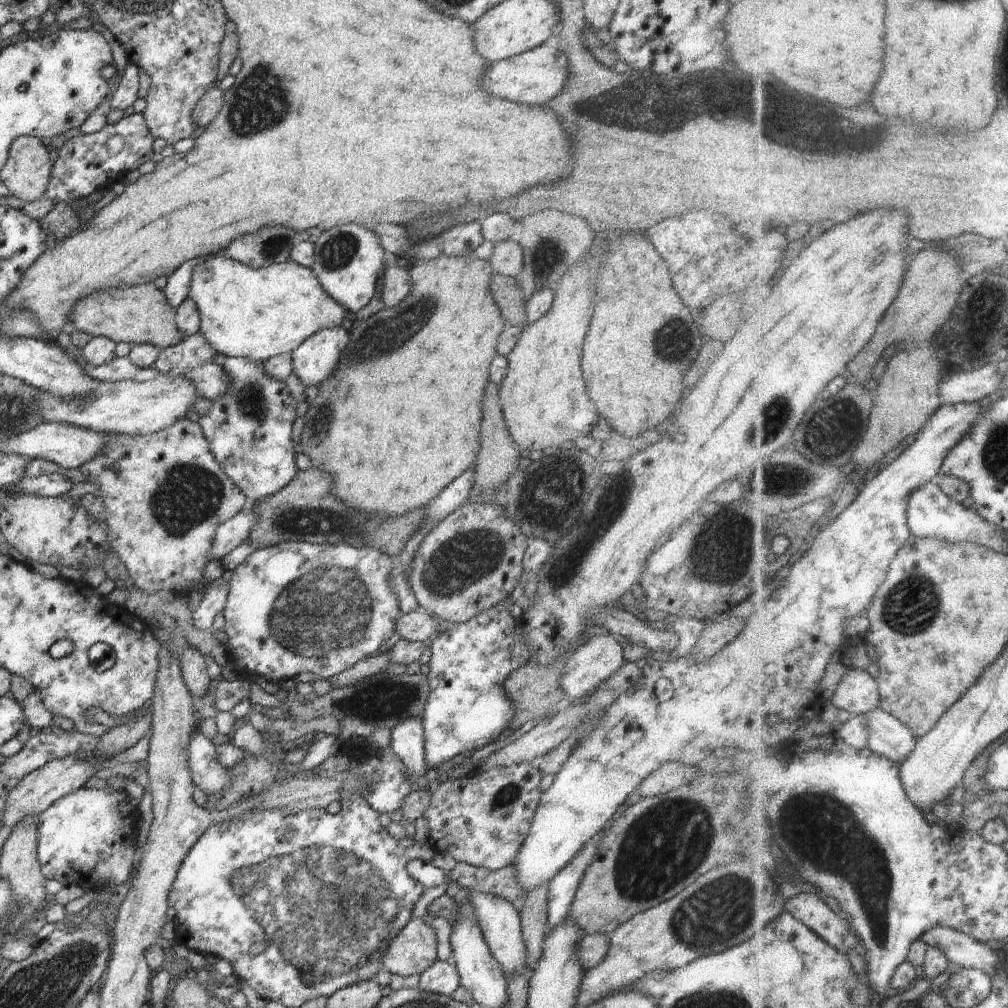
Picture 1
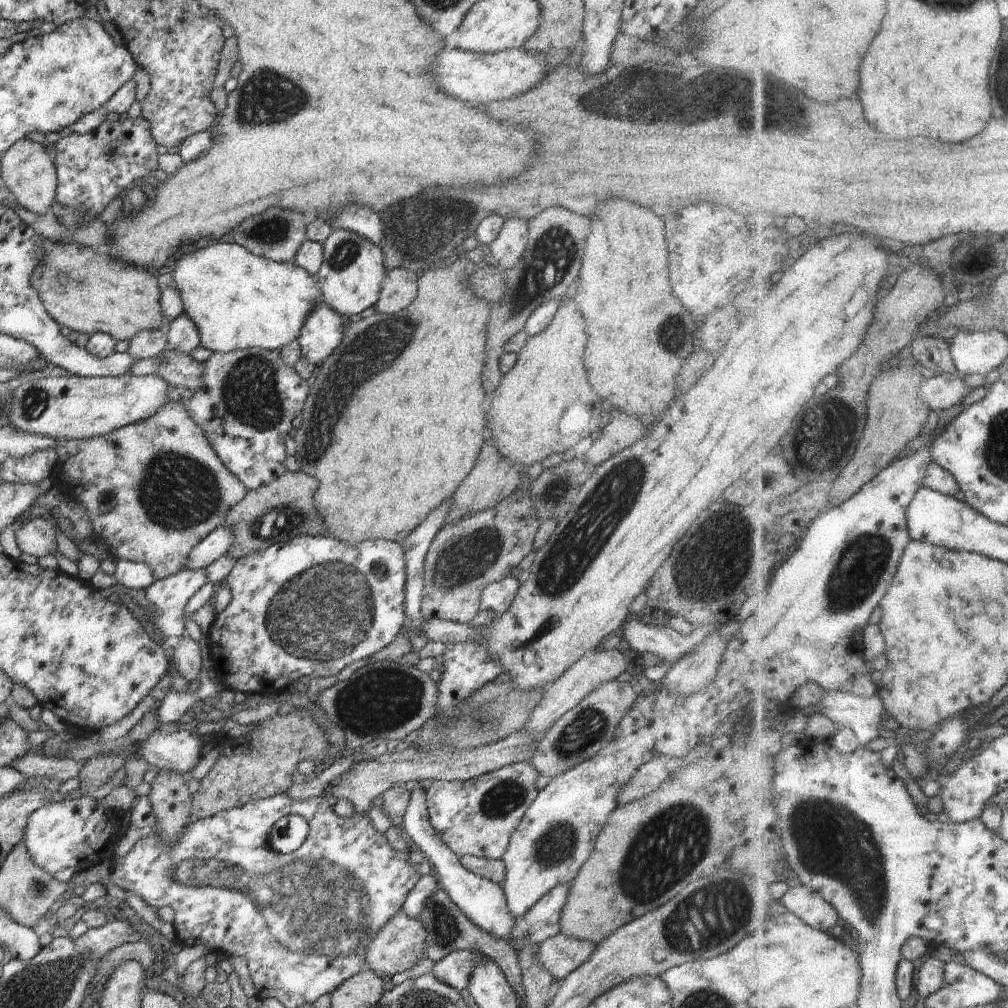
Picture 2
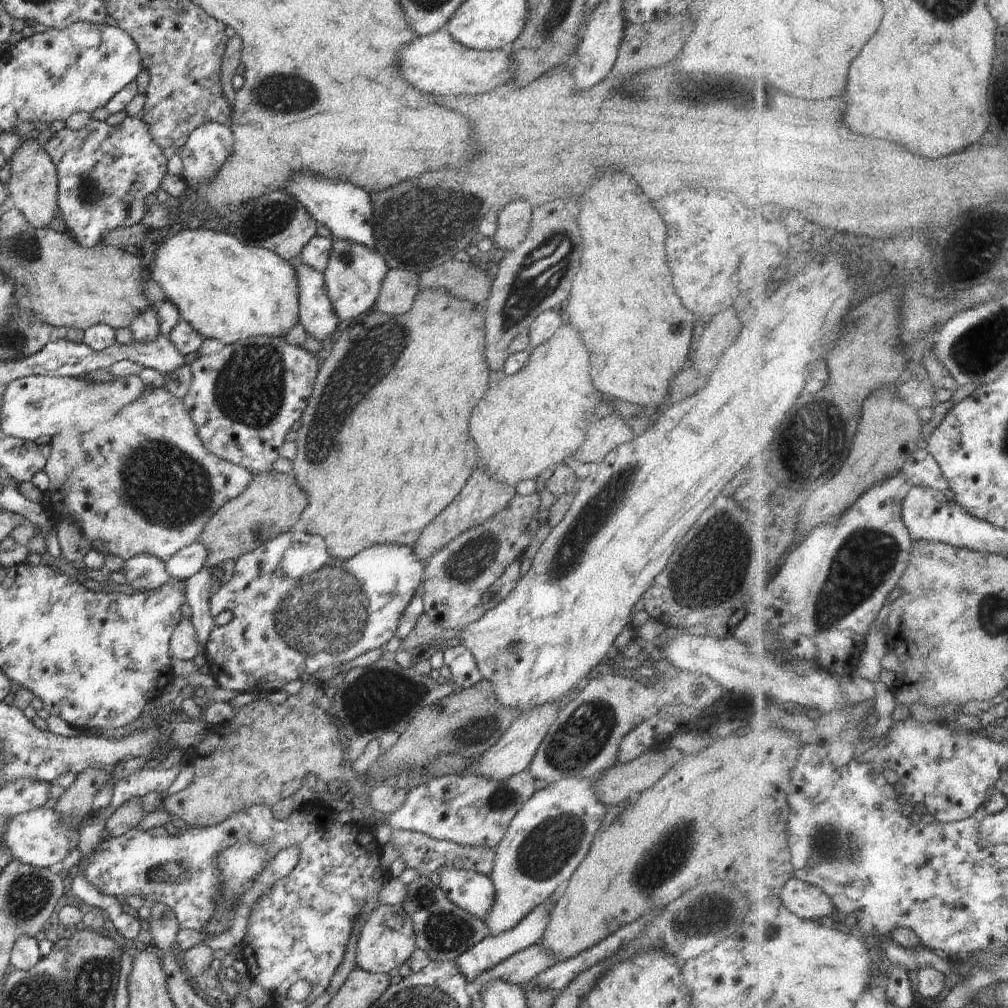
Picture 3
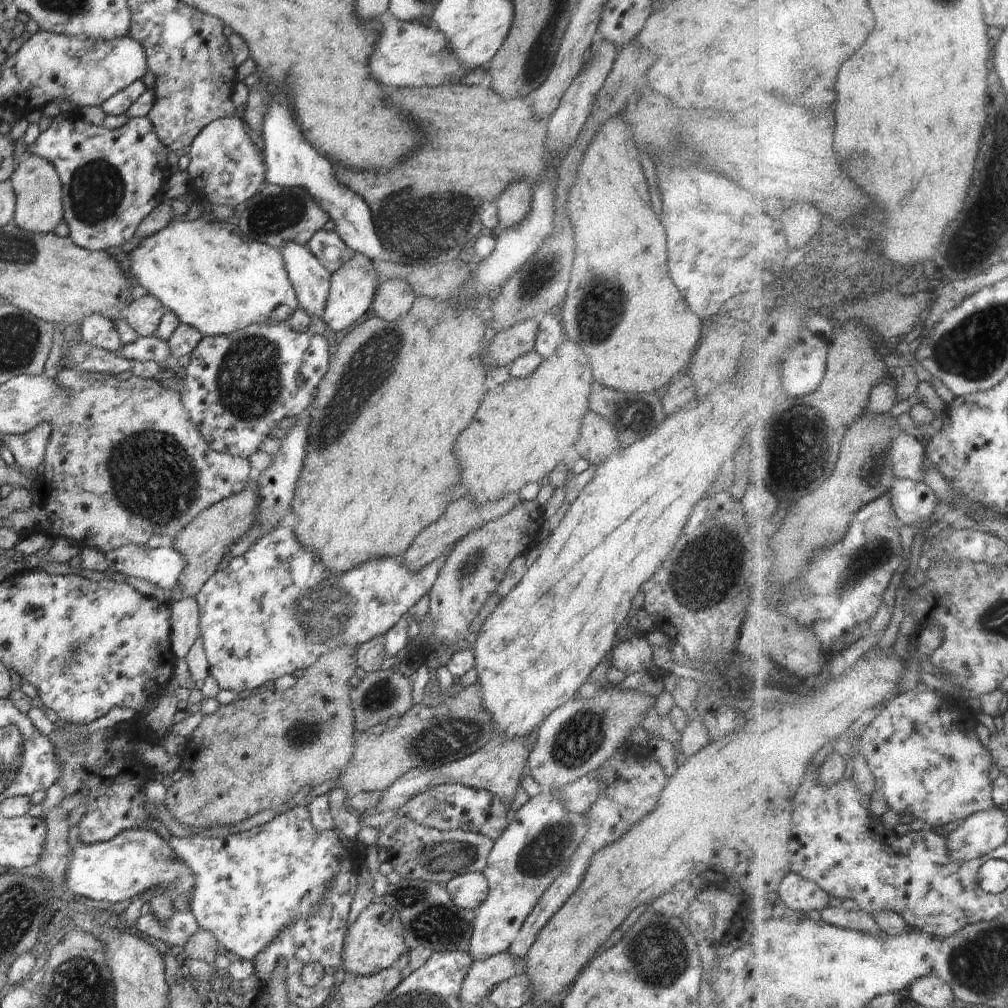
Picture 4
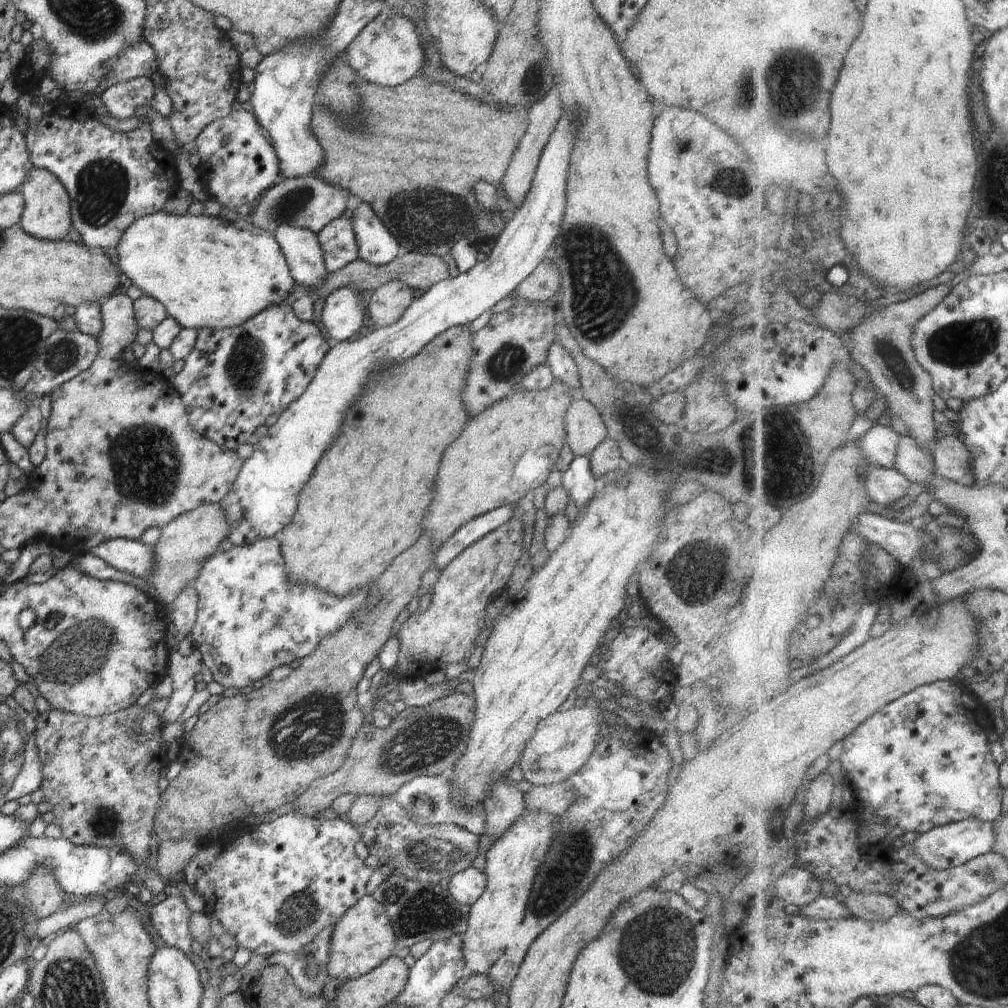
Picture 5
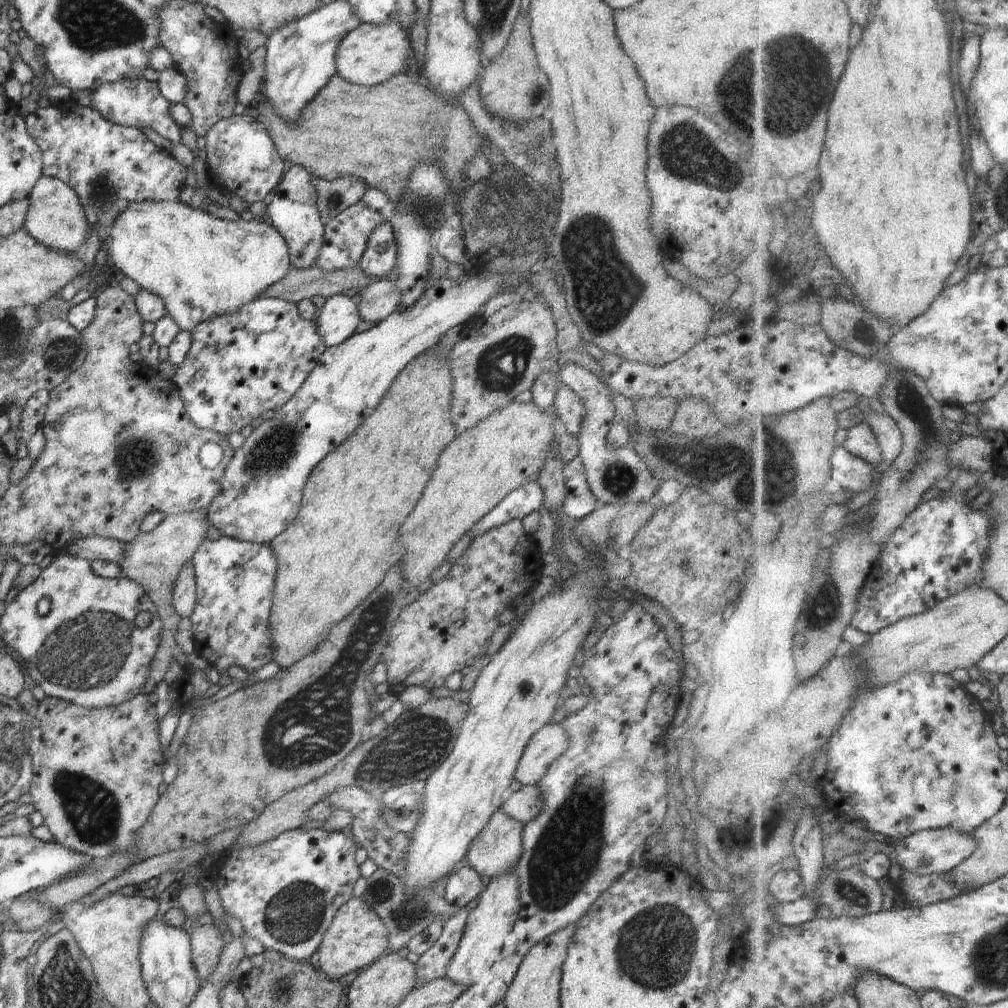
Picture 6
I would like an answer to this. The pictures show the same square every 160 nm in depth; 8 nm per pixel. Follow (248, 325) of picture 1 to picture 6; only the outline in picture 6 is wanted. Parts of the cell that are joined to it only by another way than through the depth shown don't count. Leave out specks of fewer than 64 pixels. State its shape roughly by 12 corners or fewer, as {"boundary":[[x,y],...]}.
{"boundary":[[129,203],[109,265],[182,331],[289,271],[272,225]]}

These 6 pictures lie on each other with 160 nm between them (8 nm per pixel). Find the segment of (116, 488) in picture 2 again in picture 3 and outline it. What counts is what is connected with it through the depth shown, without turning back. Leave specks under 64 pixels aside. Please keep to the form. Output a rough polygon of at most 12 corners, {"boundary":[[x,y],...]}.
{"boundary":[[165,387],[51,437],[53,518],[166,562],[253,474]]}

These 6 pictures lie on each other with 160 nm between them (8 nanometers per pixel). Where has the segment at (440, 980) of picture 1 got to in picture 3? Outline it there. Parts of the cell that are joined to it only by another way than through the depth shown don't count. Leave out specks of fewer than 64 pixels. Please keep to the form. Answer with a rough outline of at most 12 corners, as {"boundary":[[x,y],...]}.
{"boundary":[[554,904],[484,937],[452,962],[466,982],[538,943]]}

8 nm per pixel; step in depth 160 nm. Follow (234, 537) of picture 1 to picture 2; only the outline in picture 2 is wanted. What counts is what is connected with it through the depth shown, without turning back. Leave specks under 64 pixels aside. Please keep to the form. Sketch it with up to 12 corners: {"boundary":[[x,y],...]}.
{"boundary":[[219,527],[192,548],[184,568],[206,569],[226,555],[232,530]]}

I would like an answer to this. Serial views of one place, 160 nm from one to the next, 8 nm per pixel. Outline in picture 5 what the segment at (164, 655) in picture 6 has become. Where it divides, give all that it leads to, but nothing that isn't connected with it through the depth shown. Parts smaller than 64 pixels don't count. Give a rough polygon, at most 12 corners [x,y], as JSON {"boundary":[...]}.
{"boundary":[[220,503],[161,528],[150,582],[163,614],[227,537]]}

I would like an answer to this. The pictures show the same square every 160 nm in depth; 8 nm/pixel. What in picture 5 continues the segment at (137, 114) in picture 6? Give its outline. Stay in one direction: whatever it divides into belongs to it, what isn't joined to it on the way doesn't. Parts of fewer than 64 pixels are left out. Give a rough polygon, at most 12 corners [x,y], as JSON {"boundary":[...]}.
{"boundary":[[138,77],[108,87],[106,114],[130,118],[149,105],[155,84]]}

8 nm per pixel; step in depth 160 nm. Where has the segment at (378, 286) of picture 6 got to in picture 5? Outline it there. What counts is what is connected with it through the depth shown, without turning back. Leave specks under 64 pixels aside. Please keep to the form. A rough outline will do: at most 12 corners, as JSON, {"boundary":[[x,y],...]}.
{"boundary":[[402,281],[374,291],[367,318],[396,324],[415,299]]}

